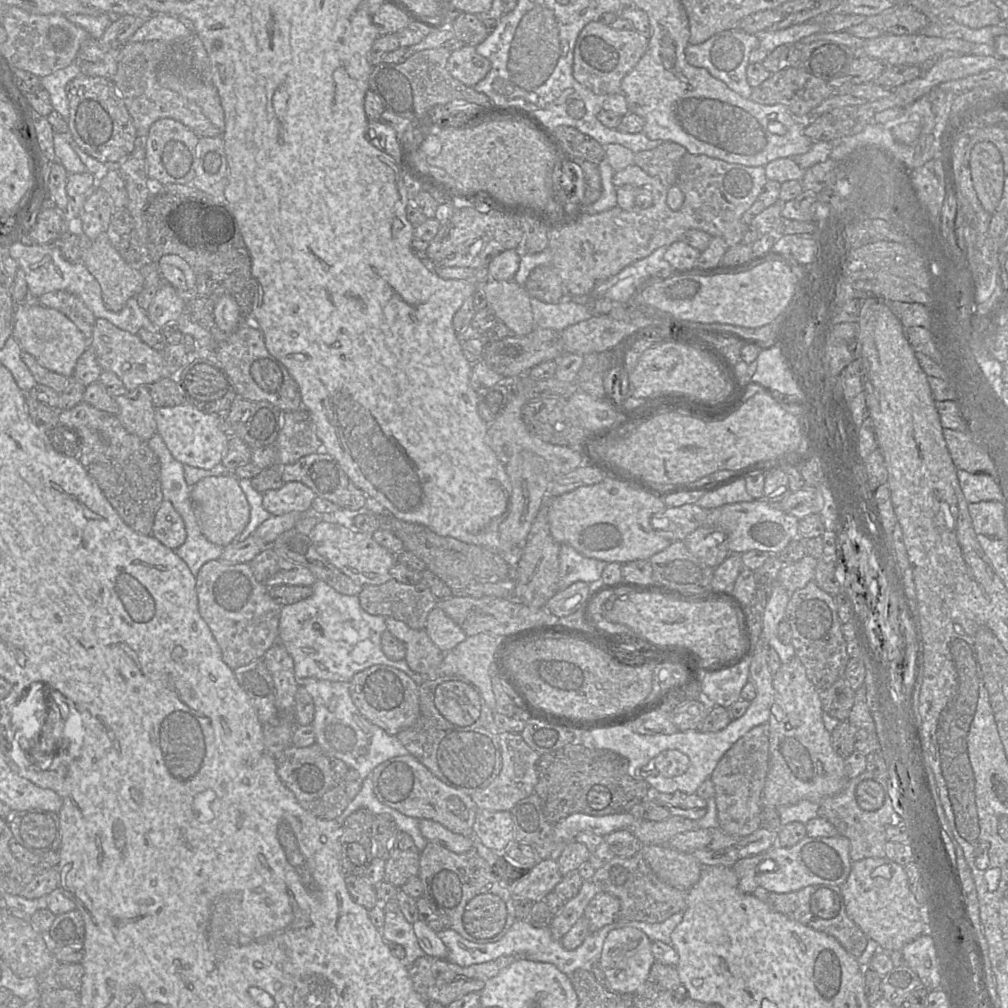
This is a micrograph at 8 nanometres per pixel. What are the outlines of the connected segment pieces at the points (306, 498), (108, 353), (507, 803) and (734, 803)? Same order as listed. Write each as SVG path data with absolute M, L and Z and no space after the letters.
M297 481L284 483L279 489L263 493L262 506L272 516L290 512L306 512L317 497L305 484Z
M96 319L90 346L102 370L113 372L128 392L139 386L151 386L165 377L165 361L161 352L145 344L137 334L121 330L105 319Z
M500 731L499 745L502 758L500 773L487 787L470 795L479 810L510 811L519 801L534 793L538 781L536 763L540 754L524 741L520 733Z
M763 723L753 727L722 756L710 779L714 784L718 828L745 837L757 830L762 810L761 793L769 766L769 727Z

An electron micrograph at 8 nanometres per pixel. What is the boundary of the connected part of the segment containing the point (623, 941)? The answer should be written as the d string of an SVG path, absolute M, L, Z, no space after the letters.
M622 927L611 930L605 938L599 964L606 978L606 986L623 997L631 996L647 979L655 962L651 940L641 930Z

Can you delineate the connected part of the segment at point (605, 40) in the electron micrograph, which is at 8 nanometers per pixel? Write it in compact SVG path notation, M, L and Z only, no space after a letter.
M598 21L588 23L579 33L573 61L573 76L597 95L621 92L622 79L645 54L649 38L637 30L617 30Z

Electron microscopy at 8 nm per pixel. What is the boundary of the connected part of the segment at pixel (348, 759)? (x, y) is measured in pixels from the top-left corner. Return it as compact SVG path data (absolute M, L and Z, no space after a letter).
M305 678L299 679L298 685L305 687L314 703L314 719L311 725L315 733L315 743L328 757L338 758L349 769L355 769L362 780L370 777L373 769L382 762L409 754L396 735L387 734L358 711L351 699L347 682Z

